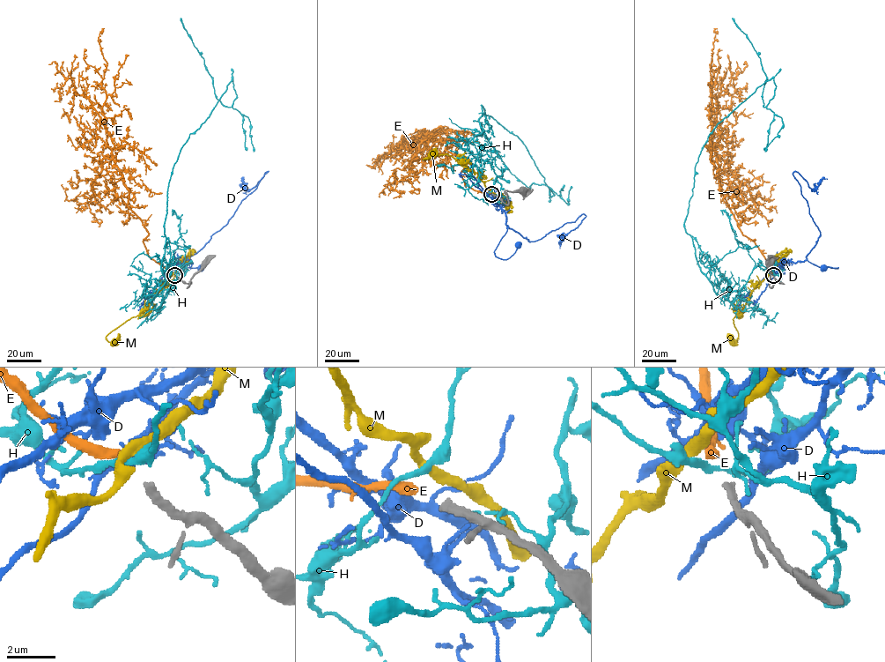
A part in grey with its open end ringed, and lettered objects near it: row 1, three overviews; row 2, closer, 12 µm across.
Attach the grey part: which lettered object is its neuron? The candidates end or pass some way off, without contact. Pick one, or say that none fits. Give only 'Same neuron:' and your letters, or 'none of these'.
Same neuron: E

